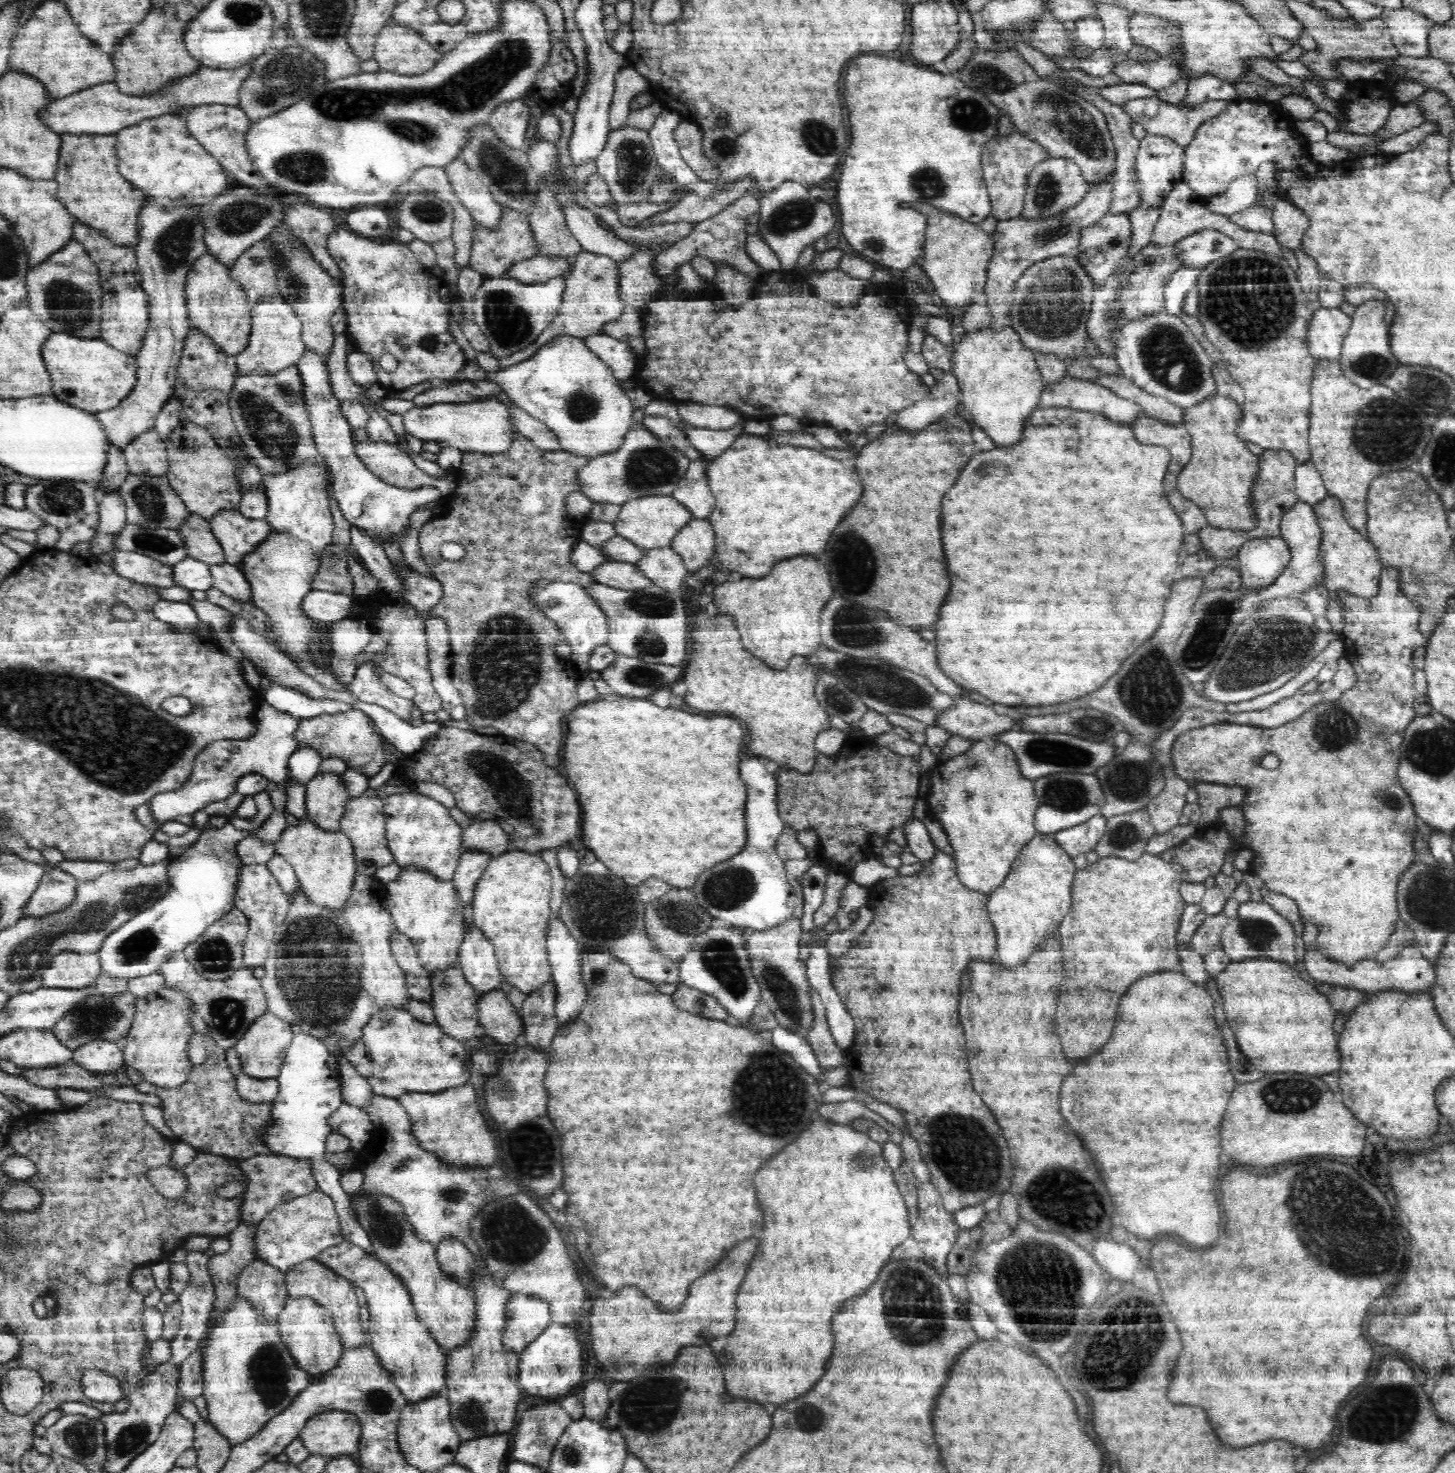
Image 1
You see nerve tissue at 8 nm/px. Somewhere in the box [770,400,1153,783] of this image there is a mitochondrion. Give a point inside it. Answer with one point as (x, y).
(877, 682)

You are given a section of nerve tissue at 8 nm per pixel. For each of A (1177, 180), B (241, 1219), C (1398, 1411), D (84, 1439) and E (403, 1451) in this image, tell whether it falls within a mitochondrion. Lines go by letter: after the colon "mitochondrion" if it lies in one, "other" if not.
A: other
B: other
C: mitochondrion
D: mitochondrion
E: other

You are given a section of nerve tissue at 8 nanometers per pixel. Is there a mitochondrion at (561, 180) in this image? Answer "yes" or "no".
no

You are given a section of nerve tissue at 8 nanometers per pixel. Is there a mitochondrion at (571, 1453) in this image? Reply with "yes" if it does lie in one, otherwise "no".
yes

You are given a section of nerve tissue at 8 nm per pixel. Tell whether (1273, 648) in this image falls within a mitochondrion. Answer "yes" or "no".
yes

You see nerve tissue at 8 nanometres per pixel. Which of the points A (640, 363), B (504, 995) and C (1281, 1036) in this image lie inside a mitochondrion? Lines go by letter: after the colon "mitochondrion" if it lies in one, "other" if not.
A: other
B: other
C: other

